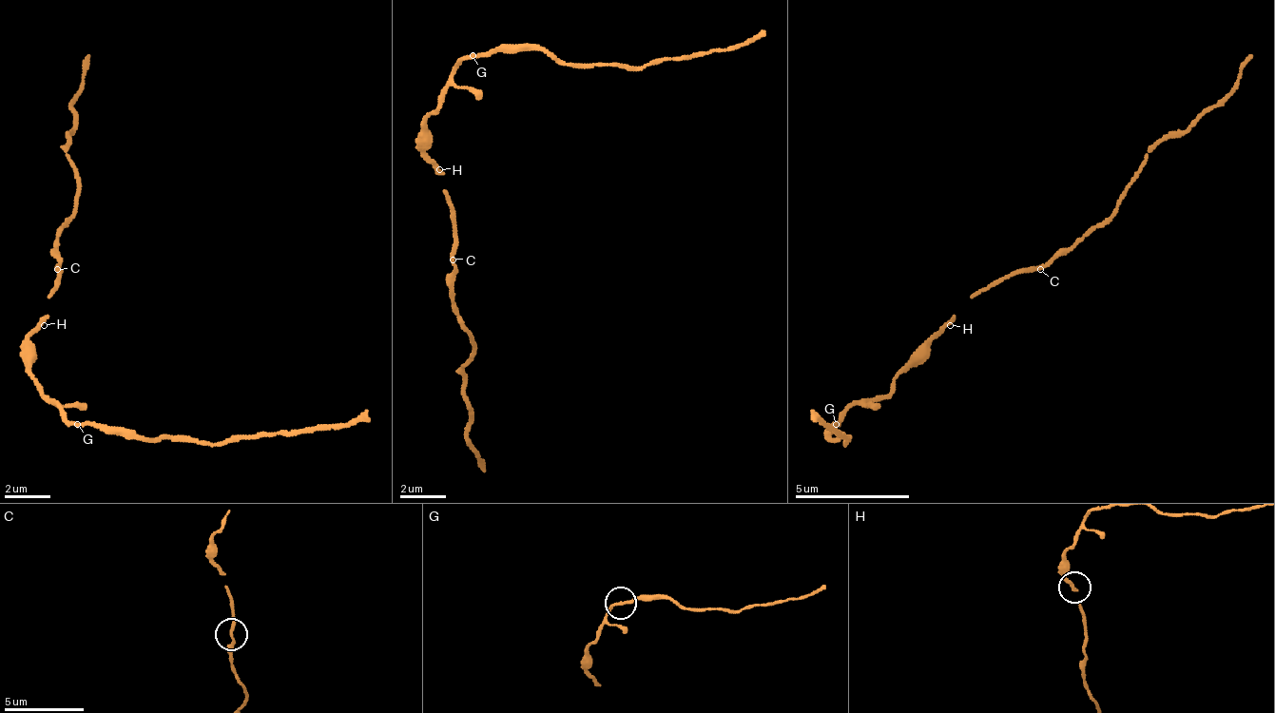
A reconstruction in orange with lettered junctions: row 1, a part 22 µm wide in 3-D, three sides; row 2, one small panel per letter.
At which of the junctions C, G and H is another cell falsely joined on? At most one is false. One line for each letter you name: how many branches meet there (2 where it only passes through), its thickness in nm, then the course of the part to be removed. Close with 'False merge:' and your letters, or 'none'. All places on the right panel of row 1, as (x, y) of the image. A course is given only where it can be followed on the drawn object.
G: 2 | 170 nm | (835, 422), (829, 433), (846, 439), (846, 446), (812, 416)
False merge: G

